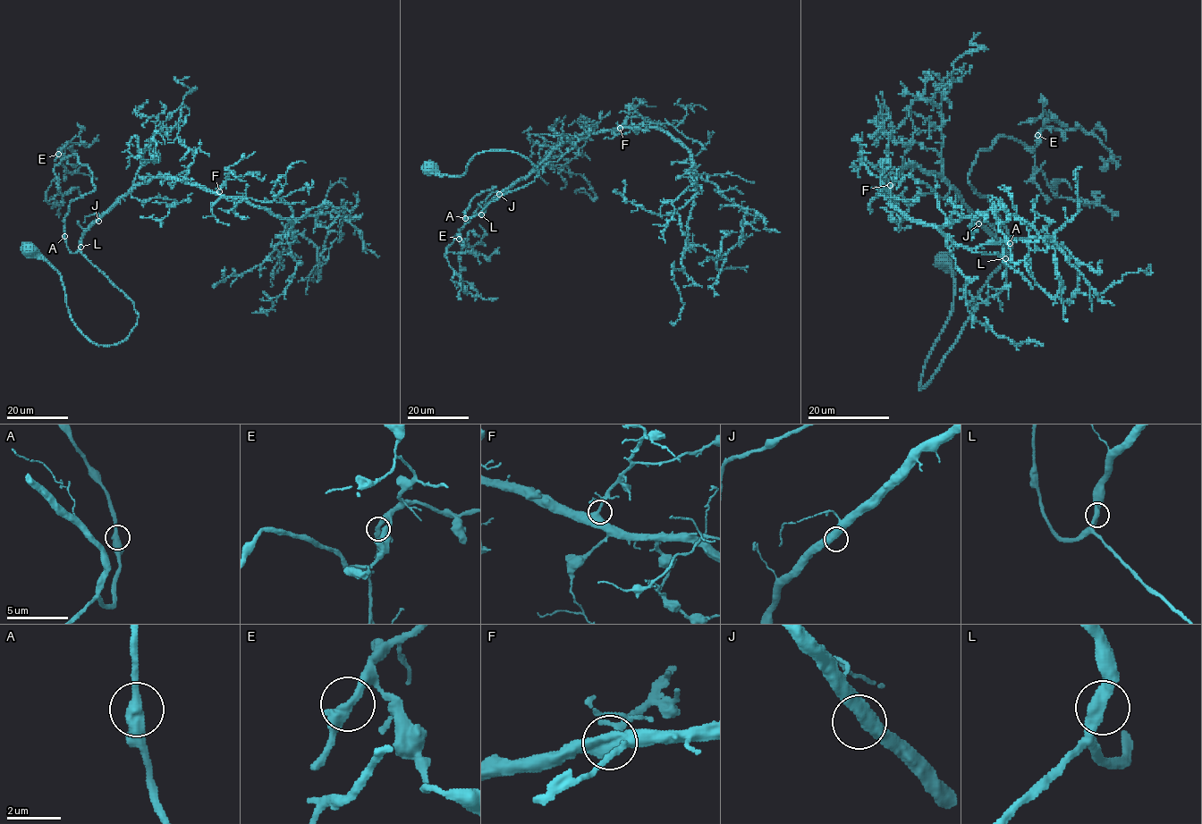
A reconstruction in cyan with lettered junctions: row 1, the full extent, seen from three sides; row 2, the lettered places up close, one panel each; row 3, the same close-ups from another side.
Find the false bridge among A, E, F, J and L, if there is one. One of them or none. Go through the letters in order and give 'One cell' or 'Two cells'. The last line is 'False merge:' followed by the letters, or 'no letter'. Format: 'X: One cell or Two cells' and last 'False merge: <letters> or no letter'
A: One cell
E: One cell
F: One cell
J: One cell
L: One cell
False merge: no letter

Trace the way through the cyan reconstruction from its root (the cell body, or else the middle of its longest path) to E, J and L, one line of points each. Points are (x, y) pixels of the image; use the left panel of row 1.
E: (29, 249), (85, 336), (129, 335), (134, 304), (67, 246), (69, 204), (95, 188), (58, 154)
J: (29, 249), (57, 270), (76, 327), (98, 345), (120, 343), (137, 323), (134, 304), (80, 251), (98, 221)
L: (29, 249), (57, 270), (76, 327), (98, 345), (120, 343), (137, 323), (134, 304), (80, 247)

